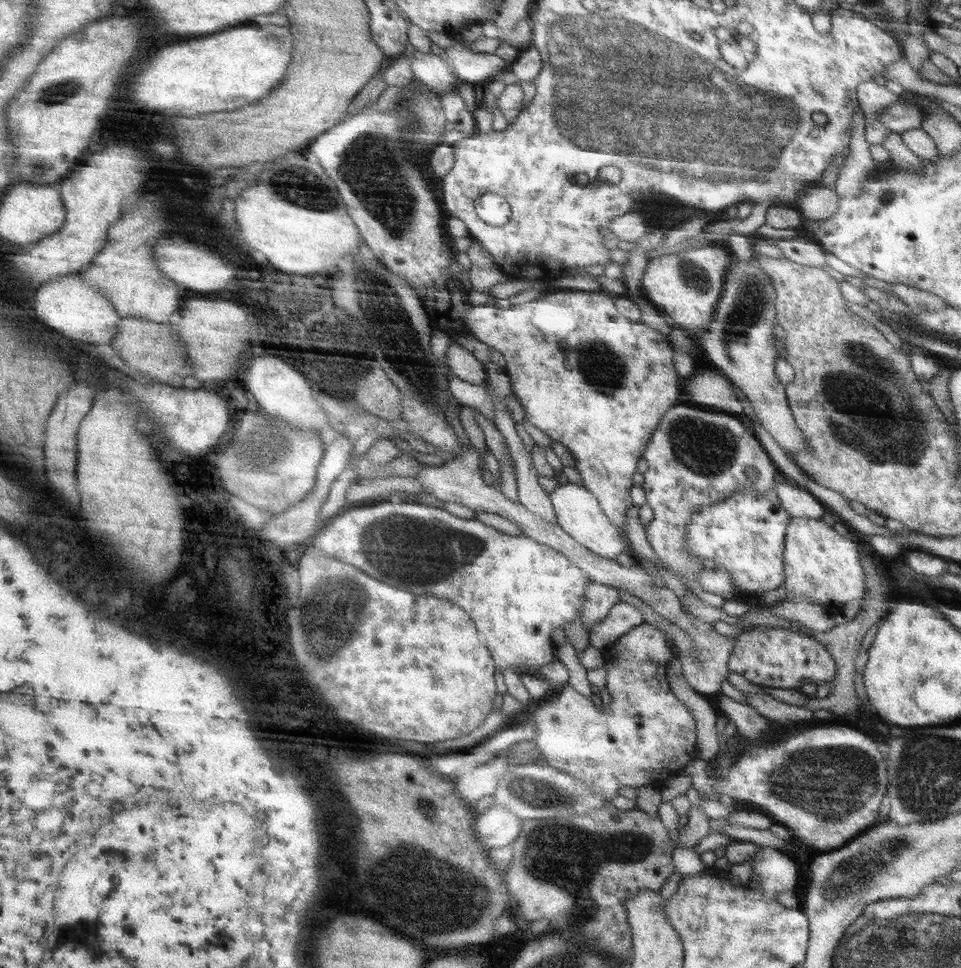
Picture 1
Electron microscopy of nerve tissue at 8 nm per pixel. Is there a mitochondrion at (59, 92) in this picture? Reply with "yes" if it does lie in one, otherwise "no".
yes

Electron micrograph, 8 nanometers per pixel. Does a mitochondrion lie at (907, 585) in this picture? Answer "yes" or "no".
yes

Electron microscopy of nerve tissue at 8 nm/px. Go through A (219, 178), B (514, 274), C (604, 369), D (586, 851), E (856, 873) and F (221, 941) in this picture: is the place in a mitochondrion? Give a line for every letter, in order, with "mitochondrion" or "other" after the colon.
A: other
B: other
C: mitochondrion
D: mitochondrion
E: mitochondrion
F: other

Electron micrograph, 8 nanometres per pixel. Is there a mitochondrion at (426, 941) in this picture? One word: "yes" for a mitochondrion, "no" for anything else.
no

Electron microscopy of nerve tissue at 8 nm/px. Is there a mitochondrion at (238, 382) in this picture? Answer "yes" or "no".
no

